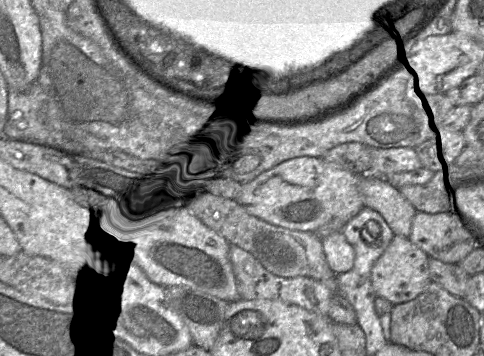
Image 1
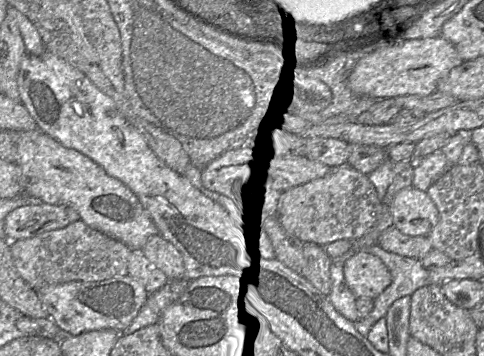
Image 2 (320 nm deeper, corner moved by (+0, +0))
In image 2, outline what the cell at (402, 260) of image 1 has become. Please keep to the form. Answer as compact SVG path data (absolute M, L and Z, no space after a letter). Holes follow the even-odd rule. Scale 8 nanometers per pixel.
M358 251L344 265L345 281L356 298L377 298L392 282L392 276L376 255Z

